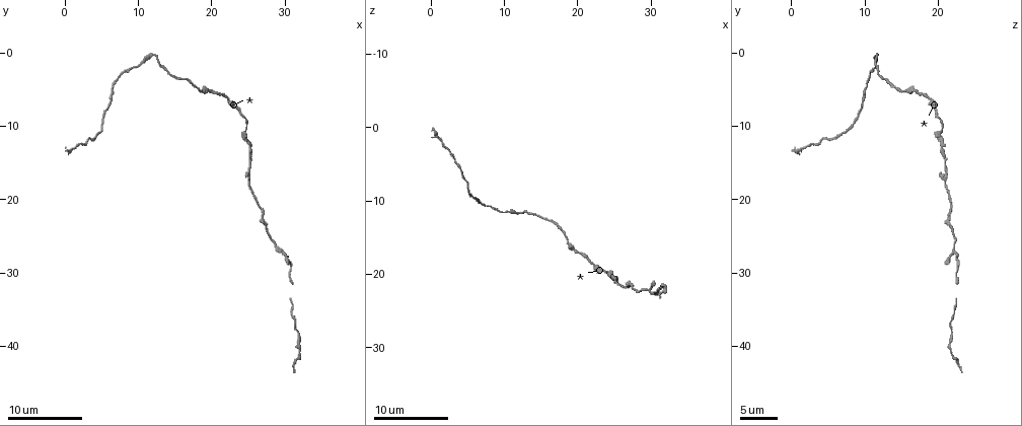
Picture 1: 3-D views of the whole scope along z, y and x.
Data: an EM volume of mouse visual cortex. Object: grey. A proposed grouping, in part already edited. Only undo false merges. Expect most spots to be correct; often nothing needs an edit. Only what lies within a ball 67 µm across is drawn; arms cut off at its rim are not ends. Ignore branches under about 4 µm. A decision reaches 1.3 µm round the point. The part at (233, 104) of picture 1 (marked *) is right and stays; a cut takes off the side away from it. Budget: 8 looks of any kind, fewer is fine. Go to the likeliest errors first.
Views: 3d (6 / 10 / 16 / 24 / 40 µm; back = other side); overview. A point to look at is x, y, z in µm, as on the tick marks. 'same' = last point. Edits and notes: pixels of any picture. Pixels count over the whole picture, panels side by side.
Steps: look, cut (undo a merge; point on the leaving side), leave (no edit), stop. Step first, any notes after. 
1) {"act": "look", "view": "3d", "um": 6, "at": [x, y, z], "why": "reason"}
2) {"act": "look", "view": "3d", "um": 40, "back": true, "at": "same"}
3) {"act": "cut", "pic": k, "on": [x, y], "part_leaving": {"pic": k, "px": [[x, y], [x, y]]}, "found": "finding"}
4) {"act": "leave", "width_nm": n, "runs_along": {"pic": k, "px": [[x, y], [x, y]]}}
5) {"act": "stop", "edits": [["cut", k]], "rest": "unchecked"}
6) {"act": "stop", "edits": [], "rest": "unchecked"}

{"act": "look", "view": "3d", "um": 10, "at": [12.5, 0.5, 11.5], "why": "calibre changes"}

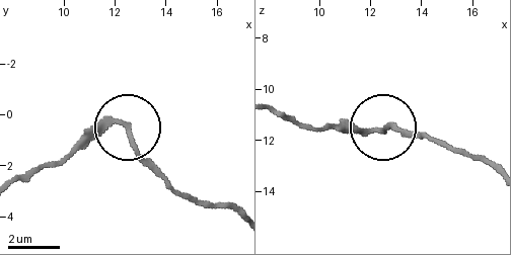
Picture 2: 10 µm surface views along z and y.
{"act": "look", "view": "3d", "um": 10, "back": true, "at": [12.5, 0.5, 11.6]}

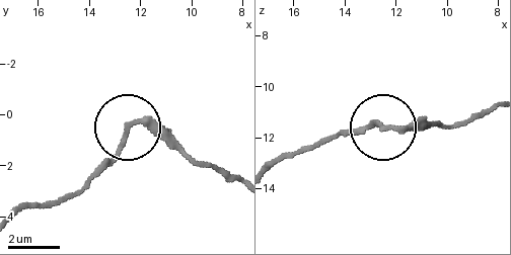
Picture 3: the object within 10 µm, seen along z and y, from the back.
{"act": "leave", "runs_along": {"pic": 3, "px": [[274, 164], [374, 124], [461, 124]]}, "found": "all the same cell"}

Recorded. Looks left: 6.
{"act": "look", "view": "3d", "um": 16, "at": [6.5, 6.0, 10.0], "why": "thick turns thin"}

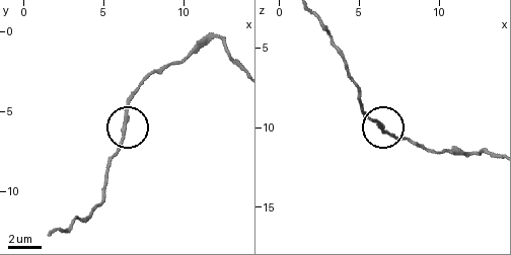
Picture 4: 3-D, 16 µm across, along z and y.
{"act": "leave", "runs_along": {"pic": 4, "px": [[238, 64], [210, 35], [152, 72], [127, 109], [107, 169]]}, "found": "all the same cell"}

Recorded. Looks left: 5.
{"act": "look", "view": "3d", "um": 6, "at": [27.5, 24.0, 22.0], "why": "calibre changes"}

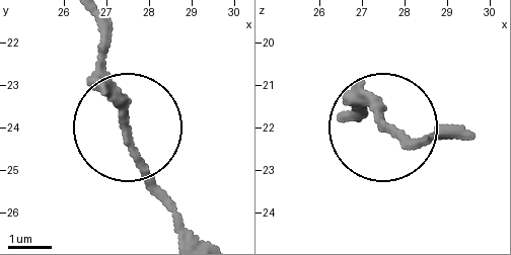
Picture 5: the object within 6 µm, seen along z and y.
{"act": "leave", "found": "one cell here"}

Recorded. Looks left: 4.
{"act": "look", "view": "3d", "um": 6, "at": [31.5, 38.0, 21.5], "why": "sudden change in width"}

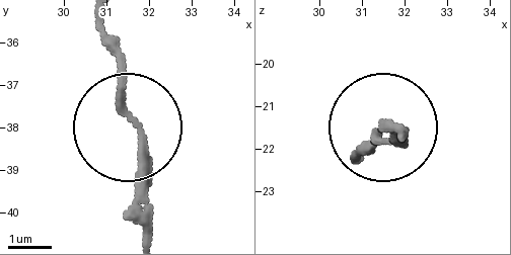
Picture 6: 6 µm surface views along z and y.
{"act": "leave", "runs_along": {"pic": 6, "px": [[103, 24], [143, 144], [143, 228]]}, "found": "one cell here"}

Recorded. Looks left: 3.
{"act": "stop", "edits": [], "rest": "unchecked"}

